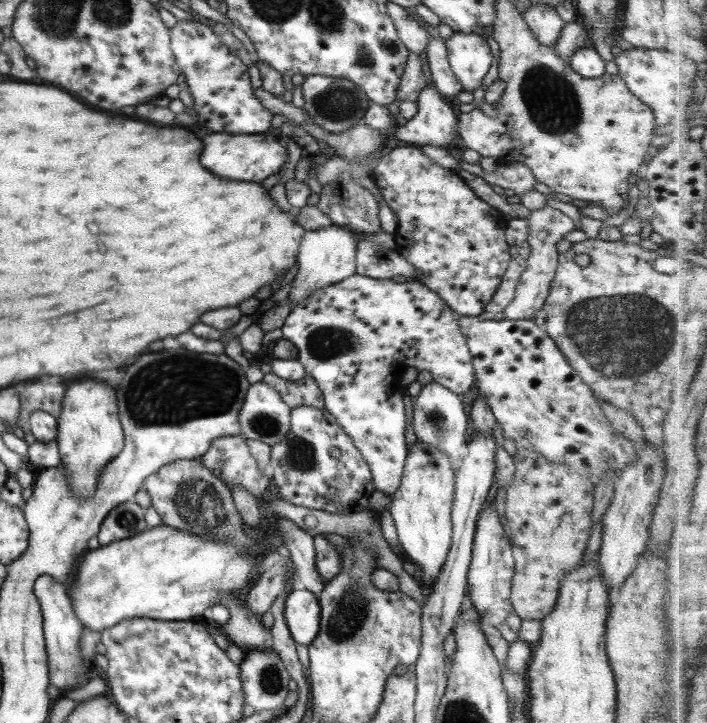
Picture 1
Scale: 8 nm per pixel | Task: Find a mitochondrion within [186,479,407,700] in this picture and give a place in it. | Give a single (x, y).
(351, 609)

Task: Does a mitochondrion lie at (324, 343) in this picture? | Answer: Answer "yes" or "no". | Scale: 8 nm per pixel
yes

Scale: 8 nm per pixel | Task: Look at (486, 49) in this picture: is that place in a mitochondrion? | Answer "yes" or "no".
no

